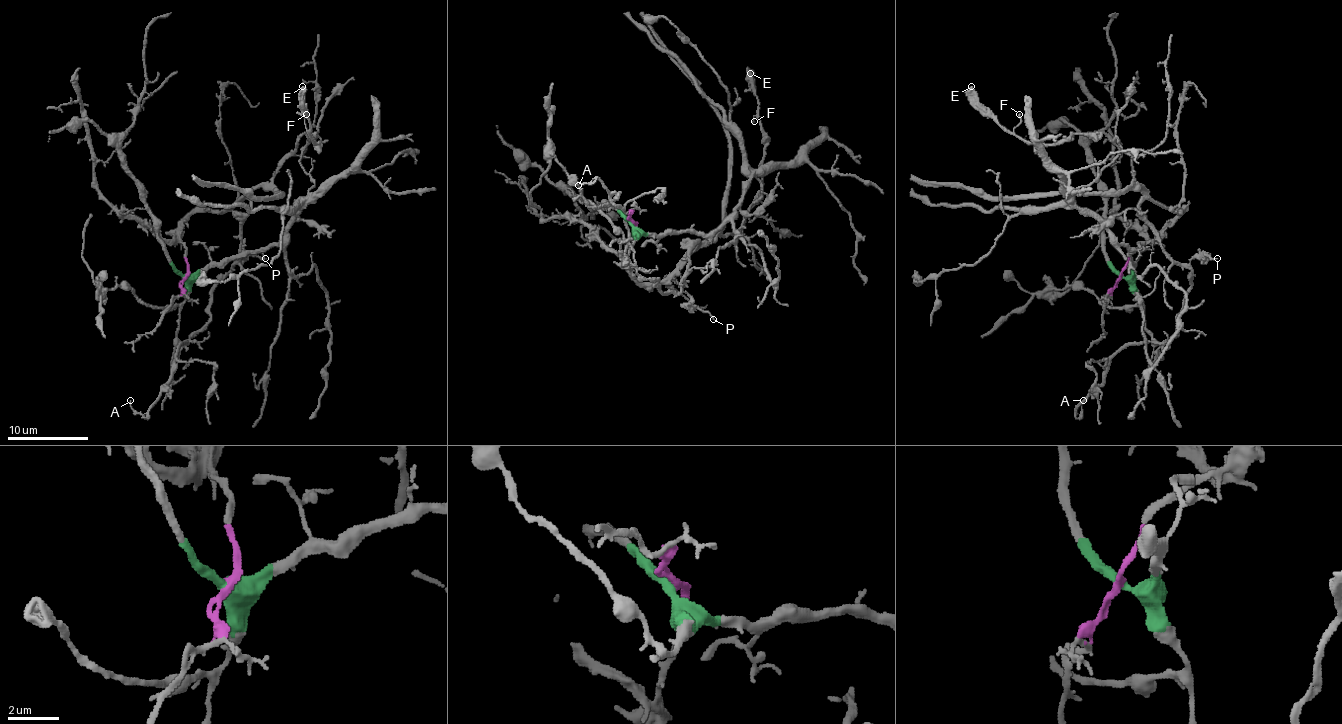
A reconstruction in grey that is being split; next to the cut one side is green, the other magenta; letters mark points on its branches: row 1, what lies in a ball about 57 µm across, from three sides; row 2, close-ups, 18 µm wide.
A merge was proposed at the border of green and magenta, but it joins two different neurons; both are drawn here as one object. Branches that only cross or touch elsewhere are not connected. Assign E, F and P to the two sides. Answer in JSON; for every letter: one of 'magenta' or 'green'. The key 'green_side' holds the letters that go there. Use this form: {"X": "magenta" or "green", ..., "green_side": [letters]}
{"E": "magenta", "F": "magenta", "P": "magenta", "green_side": []}

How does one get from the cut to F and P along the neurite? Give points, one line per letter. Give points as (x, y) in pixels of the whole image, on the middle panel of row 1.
F: (632, 222), (628, 271), (644, 283), (663, 283), (701, 245), (736, 234), (762, 184), (764, 133), (754, 121)
P: (632, 222), (628, 271), (644, 283), (661, 283), (697, 243), (689, 251), (681, 289), (713, 319)

